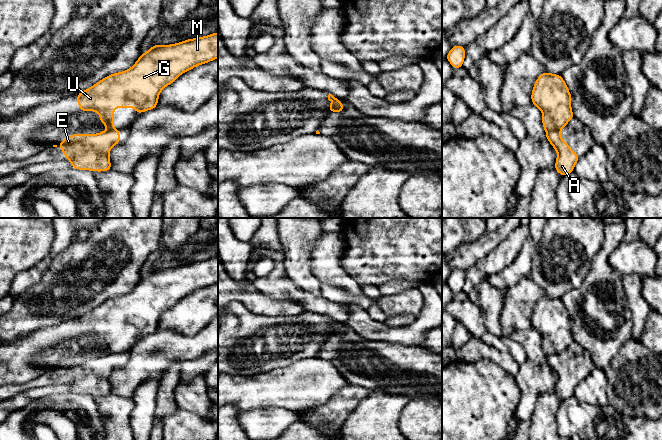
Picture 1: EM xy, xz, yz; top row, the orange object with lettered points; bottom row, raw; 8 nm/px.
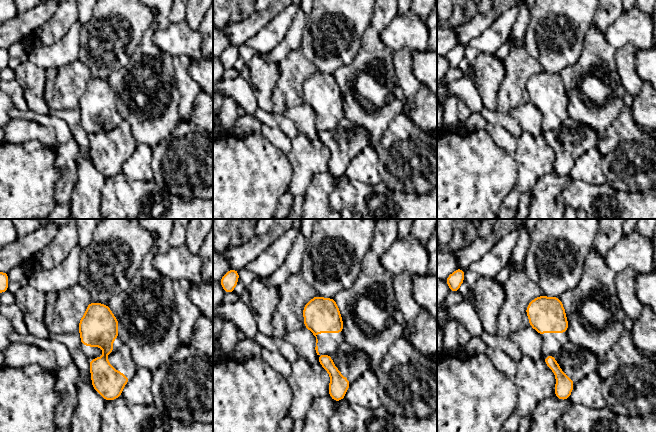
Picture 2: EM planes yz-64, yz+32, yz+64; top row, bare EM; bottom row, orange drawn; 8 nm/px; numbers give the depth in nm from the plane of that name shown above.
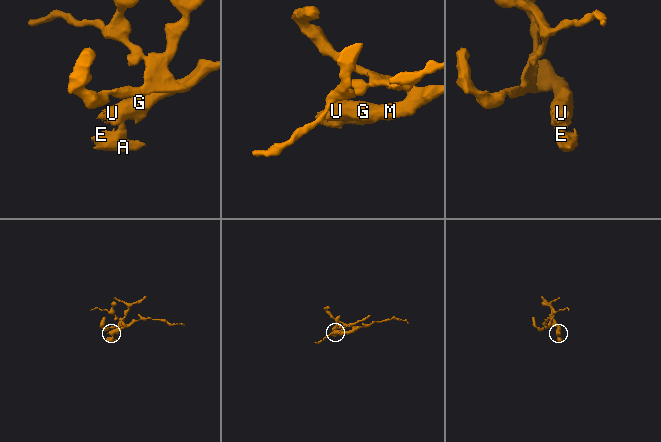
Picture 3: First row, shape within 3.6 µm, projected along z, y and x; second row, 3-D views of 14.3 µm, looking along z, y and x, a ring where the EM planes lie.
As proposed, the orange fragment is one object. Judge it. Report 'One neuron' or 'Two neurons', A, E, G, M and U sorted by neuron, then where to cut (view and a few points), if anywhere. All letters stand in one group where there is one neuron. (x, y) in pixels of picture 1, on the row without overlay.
Two neurons. Groups: A E / G M U. Split along yz (560, 353), (551, 353), (546, 357)

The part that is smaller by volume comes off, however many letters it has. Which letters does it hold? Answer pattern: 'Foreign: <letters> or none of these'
Foreign: A, E

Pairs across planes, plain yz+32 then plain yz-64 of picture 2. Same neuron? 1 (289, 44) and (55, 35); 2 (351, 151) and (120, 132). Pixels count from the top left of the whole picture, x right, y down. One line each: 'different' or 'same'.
1: different
2: same

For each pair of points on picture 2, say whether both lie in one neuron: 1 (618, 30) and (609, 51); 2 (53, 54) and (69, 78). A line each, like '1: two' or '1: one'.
1: two
2: two

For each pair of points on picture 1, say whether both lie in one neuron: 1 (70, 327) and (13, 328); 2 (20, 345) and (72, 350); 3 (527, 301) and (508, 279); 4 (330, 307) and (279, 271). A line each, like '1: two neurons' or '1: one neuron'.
1: two neurons
2: one neuron
3: two neurons
4: one neuron

